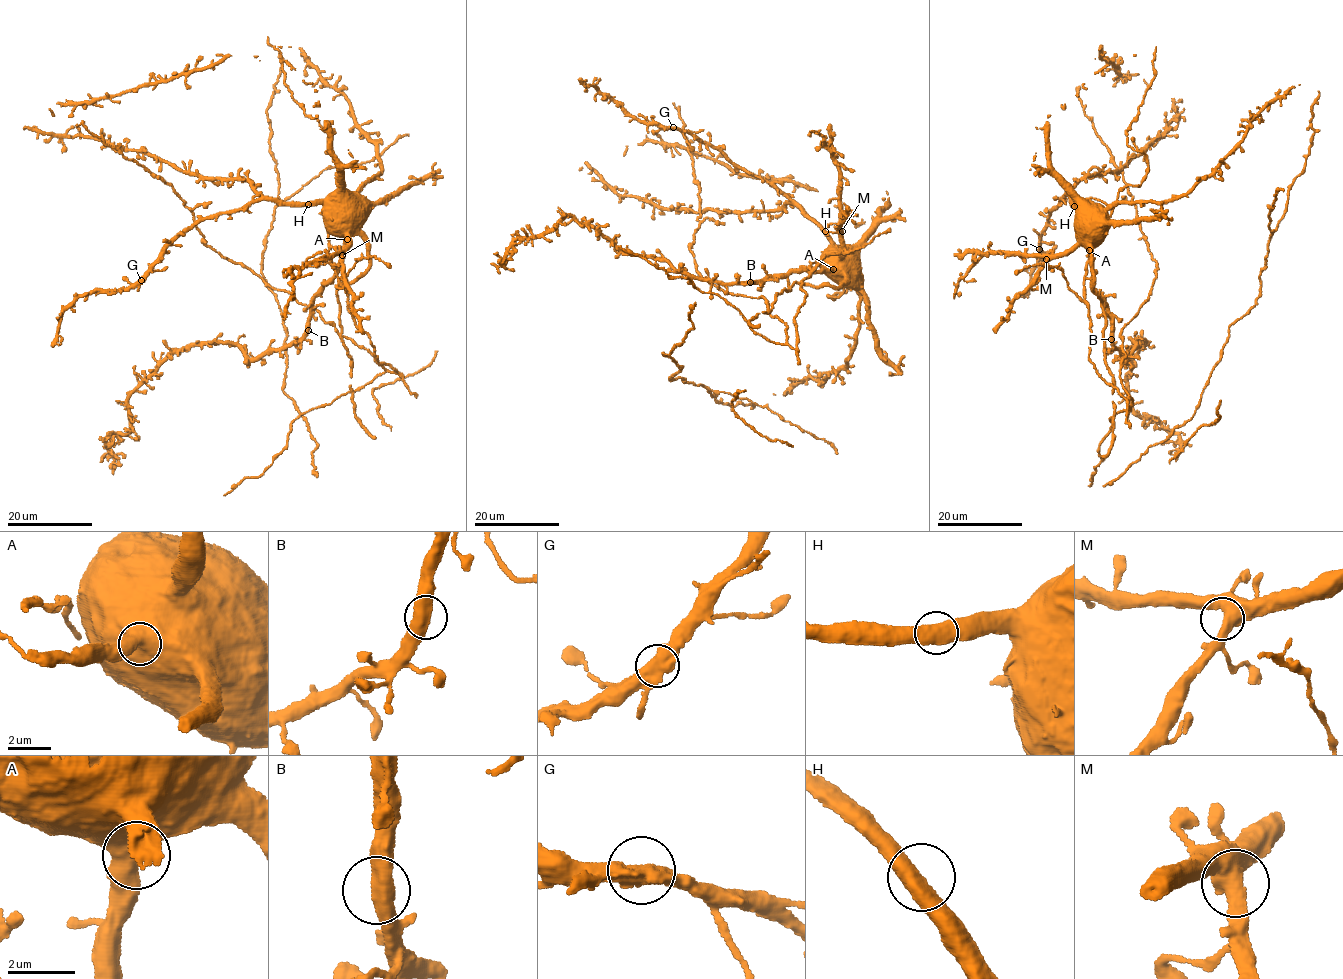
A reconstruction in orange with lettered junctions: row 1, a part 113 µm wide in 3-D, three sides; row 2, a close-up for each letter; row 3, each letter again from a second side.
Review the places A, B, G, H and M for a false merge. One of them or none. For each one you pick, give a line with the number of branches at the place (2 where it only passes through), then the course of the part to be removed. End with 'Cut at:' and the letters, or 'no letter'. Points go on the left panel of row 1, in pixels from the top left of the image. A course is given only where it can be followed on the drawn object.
Cut at: no letter

